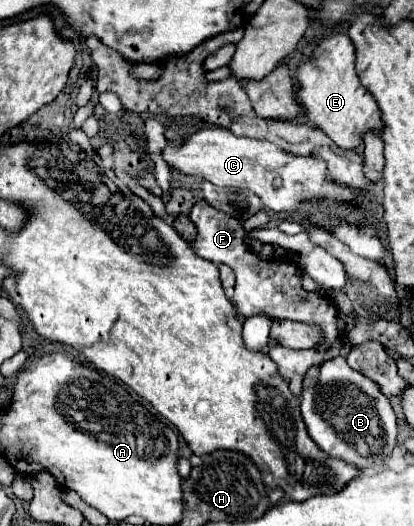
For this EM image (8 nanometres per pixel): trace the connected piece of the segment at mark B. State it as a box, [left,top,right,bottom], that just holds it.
[300,356,398,468]

